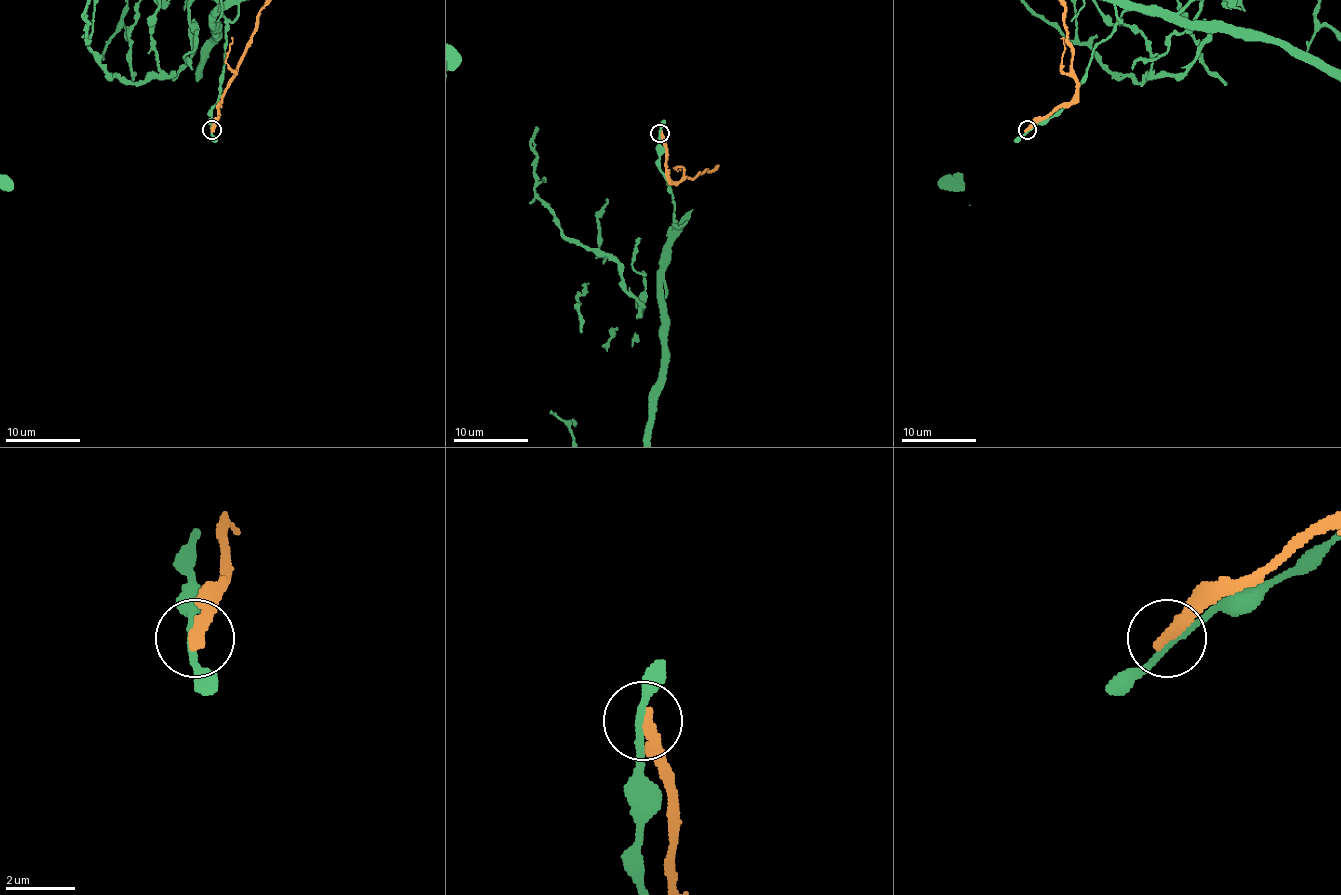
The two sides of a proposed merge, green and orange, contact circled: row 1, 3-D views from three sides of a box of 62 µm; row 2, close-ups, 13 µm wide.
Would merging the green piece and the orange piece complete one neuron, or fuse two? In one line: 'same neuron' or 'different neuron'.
different neuron

